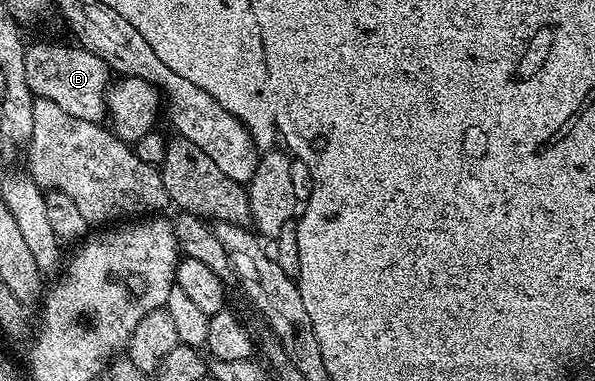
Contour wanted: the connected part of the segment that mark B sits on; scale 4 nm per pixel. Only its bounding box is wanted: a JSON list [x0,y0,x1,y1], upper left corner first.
[25,42,111,123]

